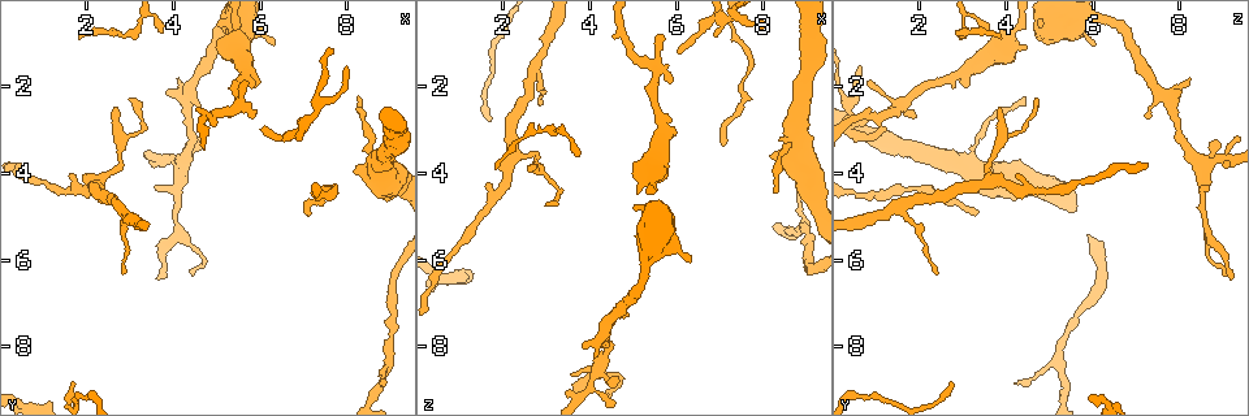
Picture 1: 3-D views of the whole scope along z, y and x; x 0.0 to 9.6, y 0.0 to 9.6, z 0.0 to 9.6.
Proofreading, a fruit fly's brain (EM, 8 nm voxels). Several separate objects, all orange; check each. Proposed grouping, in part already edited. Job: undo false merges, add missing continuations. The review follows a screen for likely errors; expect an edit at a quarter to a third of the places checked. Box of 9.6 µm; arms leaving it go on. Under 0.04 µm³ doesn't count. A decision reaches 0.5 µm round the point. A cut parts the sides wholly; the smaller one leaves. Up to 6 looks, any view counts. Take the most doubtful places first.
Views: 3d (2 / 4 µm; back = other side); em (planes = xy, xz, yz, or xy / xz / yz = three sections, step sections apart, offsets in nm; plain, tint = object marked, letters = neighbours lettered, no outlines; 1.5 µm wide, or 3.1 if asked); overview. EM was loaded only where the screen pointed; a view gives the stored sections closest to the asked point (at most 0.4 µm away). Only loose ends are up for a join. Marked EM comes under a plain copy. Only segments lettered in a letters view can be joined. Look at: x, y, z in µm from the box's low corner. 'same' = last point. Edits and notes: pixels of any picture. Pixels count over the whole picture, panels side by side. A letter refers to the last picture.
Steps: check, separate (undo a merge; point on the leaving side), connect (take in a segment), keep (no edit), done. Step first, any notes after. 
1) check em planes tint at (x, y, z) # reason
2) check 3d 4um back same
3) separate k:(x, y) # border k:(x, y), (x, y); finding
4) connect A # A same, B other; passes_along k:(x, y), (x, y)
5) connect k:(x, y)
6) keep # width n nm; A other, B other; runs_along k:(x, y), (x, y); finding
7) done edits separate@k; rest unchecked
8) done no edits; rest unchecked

check 3d 2um at (4.10, 1.80, 8.25) # an open end

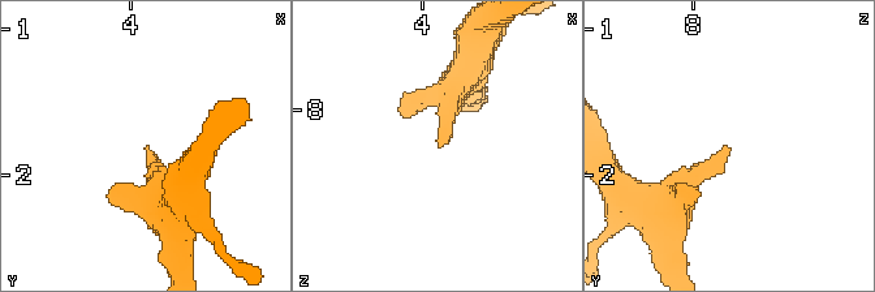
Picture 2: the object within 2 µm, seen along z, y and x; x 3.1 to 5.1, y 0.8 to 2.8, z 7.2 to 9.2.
check em xy step 4 tint at (4.10, 1.80, 8.24)

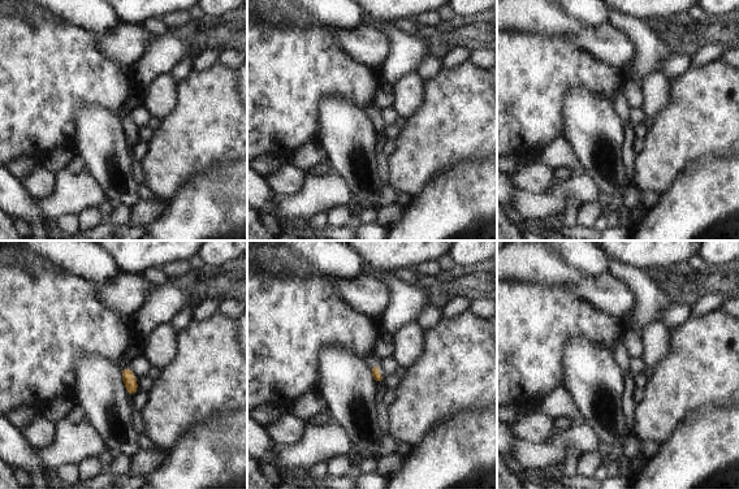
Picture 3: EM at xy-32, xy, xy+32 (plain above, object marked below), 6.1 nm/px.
check em xy step 4 letters same # what lies round it

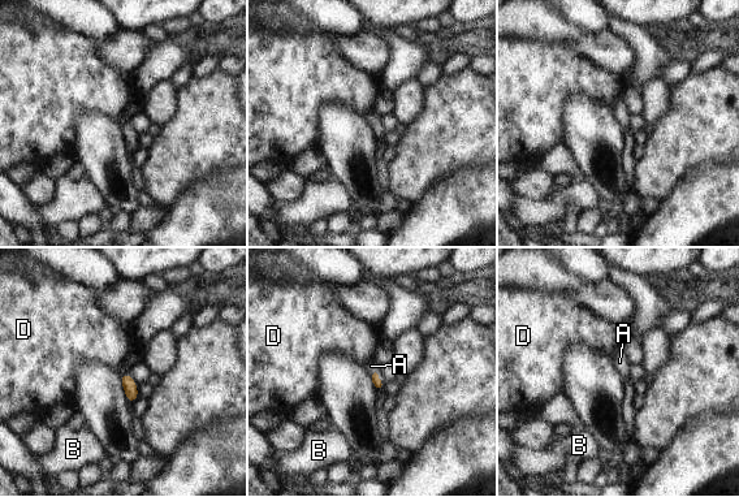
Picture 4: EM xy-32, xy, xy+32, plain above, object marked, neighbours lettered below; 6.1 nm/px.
connect A # A same, B other, D other; the cell continues

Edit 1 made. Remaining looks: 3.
check overview

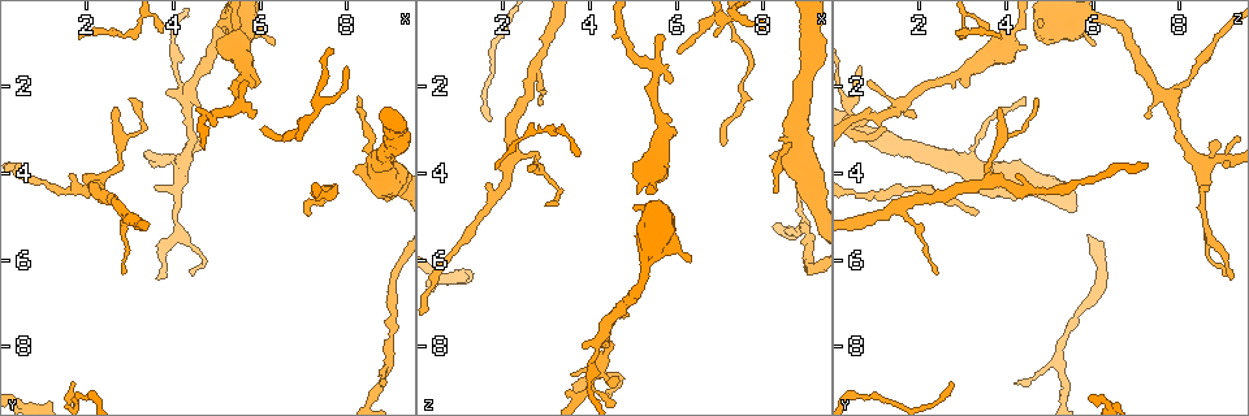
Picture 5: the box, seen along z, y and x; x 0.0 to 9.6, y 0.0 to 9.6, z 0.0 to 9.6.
check 3d 2um at (8.25, 2.30, 4.45) # tapers out

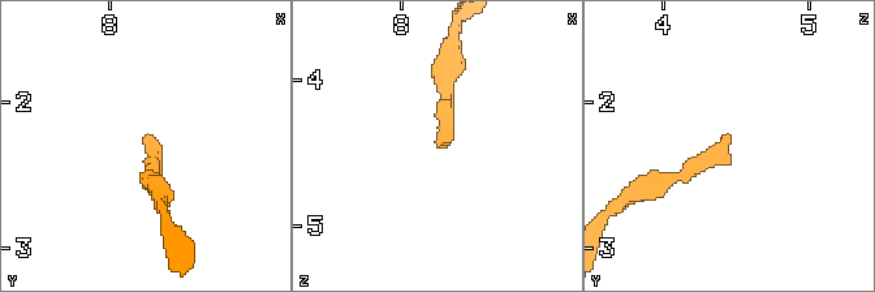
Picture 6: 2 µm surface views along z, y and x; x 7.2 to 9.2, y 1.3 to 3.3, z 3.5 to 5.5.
check em xy step 4 letters at (8.22, 2.24, 4.44)

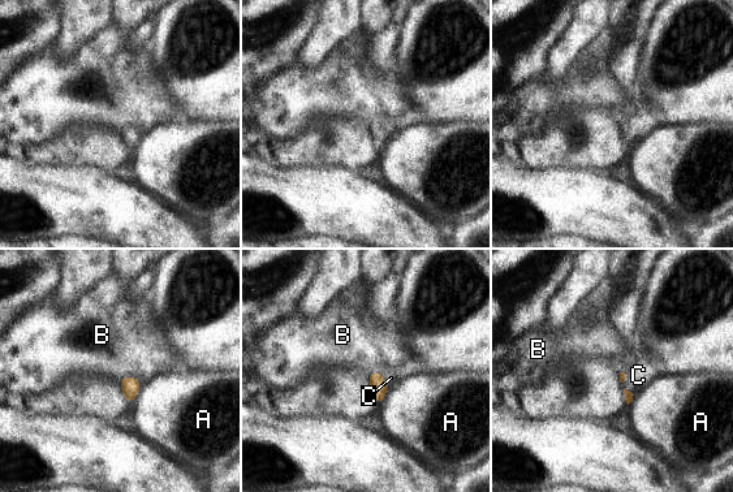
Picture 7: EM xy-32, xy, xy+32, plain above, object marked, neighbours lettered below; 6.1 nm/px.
keep # A other, B other, C other; border 7:(119, 382), (134, 376), (141, 383); none of them fits

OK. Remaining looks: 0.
done edits connect@4; rest unchecked

